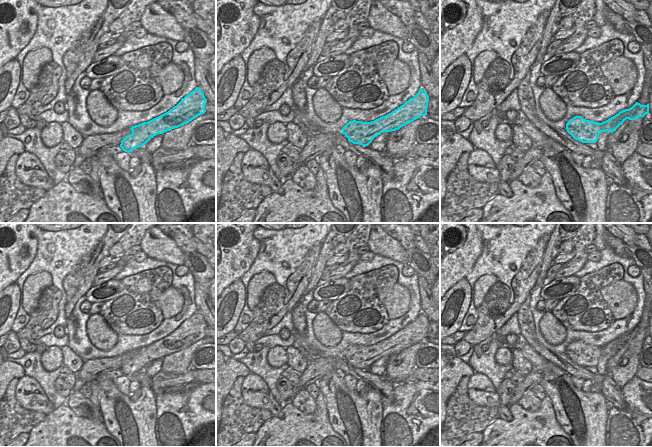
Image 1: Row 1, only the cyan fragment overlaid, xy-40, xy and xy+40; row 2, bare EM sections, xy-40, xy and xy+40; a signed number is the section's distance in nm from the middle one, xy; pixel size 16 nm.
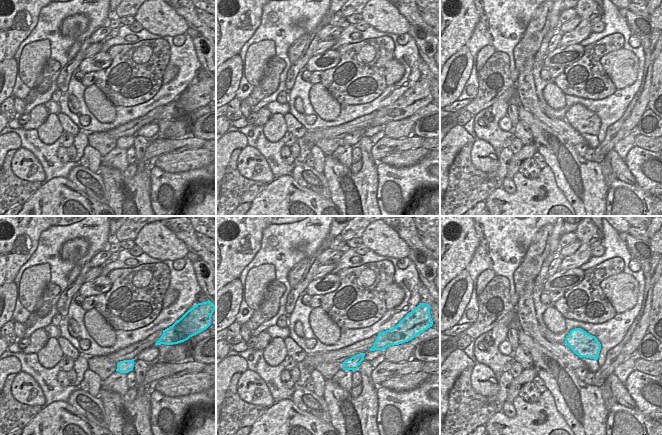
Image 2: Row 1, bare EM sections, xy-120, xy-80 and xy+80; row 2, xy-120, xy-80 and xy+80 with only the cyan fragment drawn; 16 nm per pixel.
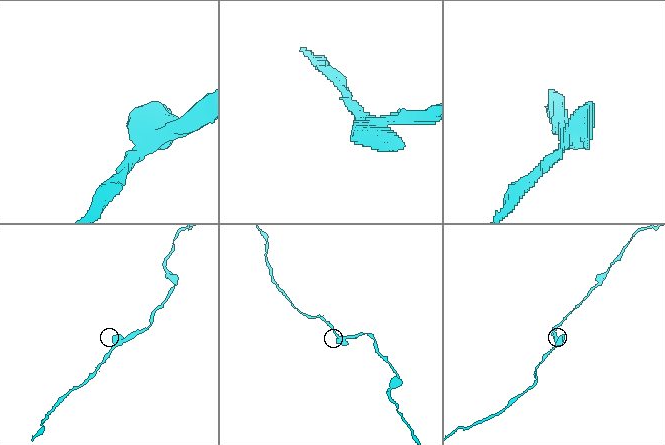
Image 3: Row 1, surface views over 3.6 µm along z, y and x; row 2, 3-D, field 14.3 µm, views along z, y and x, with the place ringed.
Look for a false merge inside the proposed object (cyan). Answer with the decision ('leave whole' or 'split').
split

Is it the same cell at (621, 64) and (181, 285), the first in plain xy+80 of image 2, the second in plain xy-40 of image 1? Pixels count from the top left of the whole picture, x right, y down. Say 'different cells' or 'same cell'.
different cells

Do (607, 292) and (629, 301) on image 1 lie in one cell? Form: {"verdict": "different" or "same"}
{"verdict": "same"}

